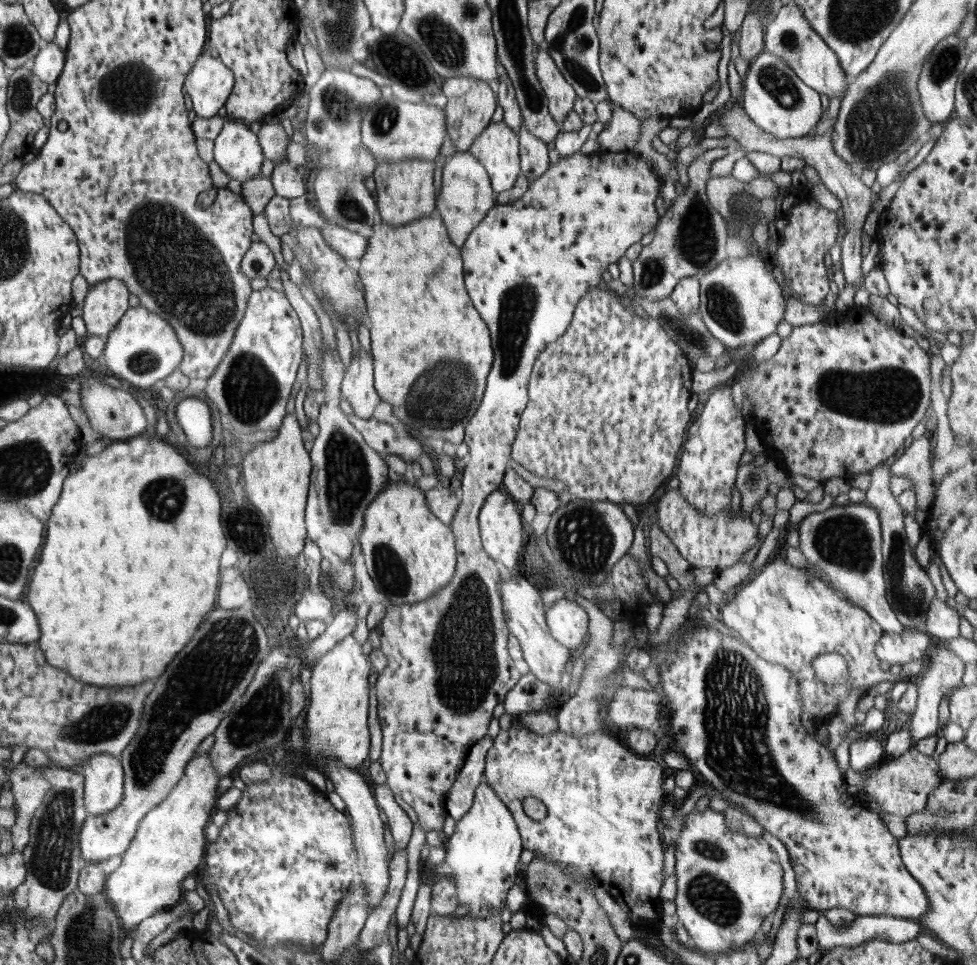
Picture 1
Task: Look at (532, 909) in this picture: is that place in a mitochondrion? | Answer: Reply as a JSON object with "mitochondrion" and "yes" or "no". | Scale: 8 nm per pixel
{"mitochondrion":"no"}

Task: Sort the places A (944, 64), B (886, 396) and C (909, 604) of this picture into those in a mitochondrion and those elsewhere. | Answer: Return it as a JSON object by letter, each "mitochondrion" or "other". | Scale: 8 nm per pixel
{"A":"mitochondrion","B":"mitochondrion","C":"mitochondrion"}

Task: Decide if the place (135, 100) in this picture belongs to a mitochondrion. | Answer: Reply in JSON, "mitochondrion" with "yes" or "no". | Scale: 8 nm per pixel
{"mitochondrion":"yes"}

